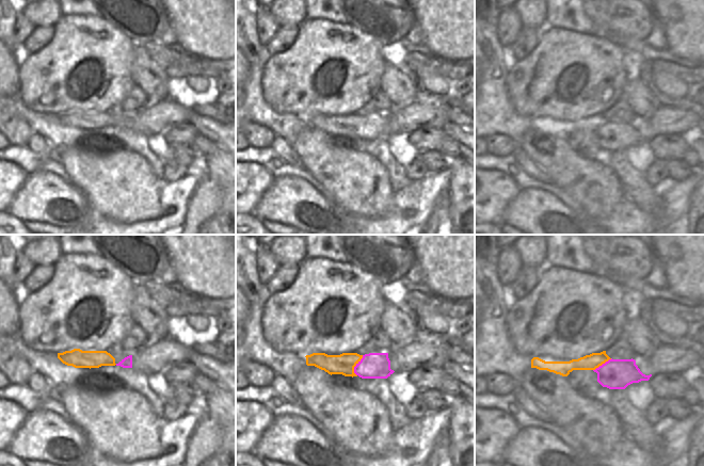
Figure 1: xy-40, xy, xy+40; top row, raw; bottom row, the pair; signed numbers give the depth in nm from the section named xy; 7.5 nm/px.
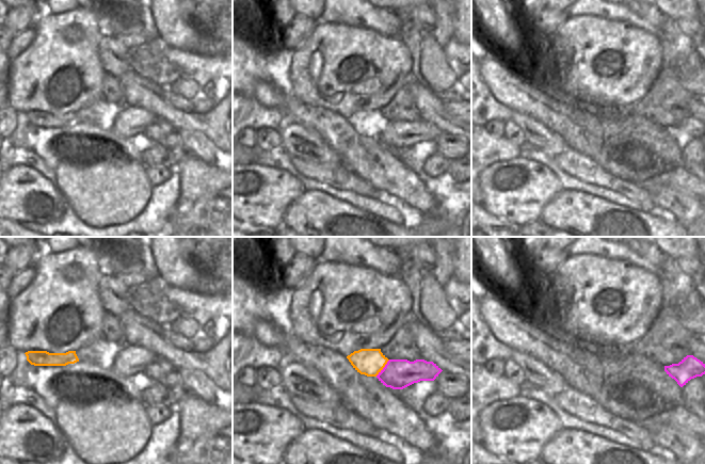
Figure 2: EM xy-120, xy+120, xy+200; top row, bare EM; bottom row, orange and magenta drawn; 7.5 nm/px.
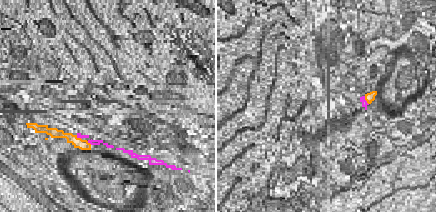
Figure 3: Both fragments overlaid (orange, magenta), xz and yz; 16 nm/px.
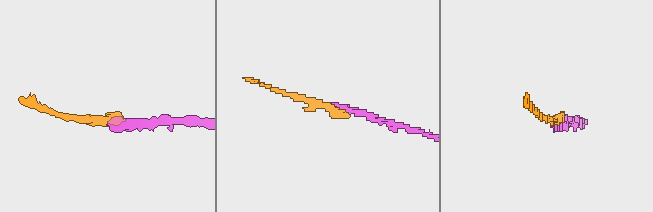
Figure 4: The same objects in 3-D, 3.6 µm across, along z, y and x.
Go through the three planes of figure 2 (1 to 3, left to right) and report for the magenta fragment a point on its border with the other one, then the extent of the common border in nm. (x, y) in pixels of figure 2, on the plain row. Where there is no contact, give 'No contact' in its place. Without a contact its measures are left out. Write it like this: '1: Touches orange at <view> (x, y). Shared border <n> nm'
1: No contact
2: Touches orange at xy+120 (383, 128). Shared border 170 nm
3: No contact

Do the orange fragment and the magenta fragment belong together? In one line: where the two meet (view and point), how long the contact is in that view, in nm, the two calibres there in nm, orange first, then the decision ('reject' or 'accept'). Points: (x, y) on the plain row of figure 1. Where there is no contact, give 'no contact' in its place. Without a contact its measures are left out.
meets orange in xy at (355, 126); contact 170 nm long; 160 nm thick on the orange side, 190 nm on the other; accept

